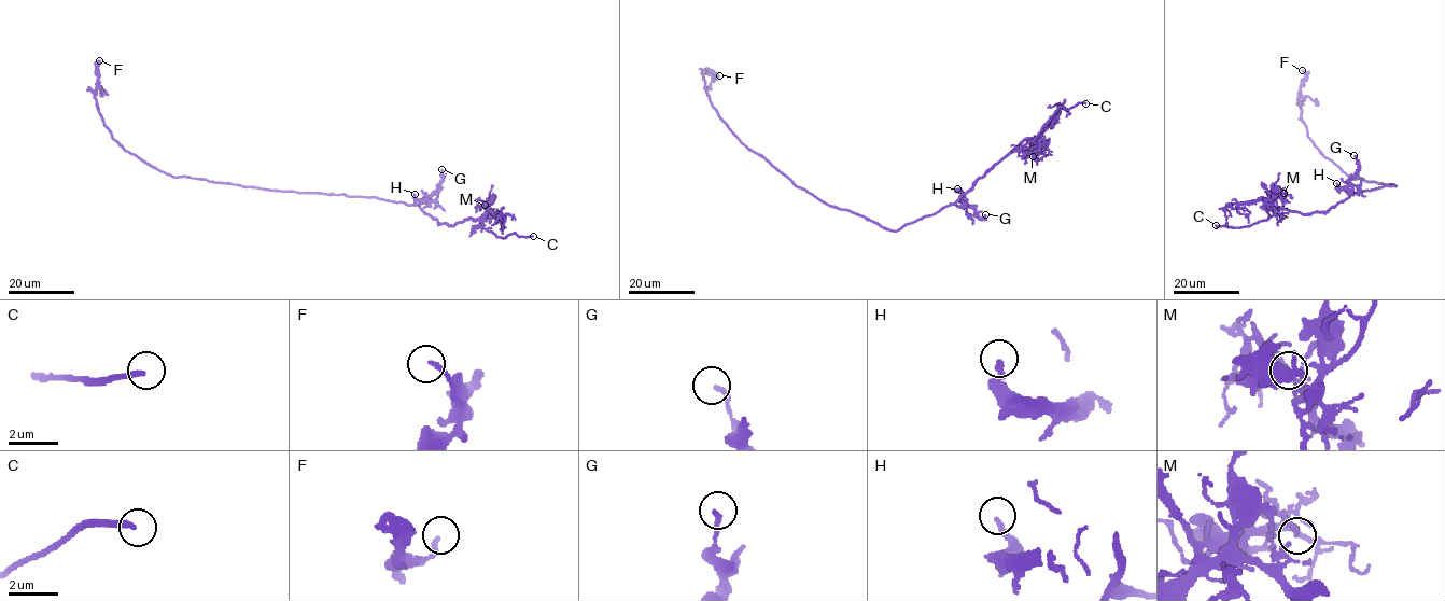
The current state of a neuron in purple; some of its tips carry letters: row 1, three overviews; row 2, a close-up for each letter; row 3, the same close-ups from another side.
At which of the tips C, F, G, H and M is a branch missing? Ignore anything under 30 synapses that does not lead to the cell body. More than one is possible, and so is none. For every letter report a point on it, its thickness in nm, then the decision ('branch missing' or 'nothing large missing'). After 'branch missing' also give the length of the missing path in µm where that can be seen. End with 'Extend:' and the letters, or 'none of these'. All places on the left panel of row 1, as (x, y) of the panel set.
C: place (533, 236); calibre 220 nm; branch missing; missing 30 µm
F: place (99, 60); calibre 170 nm; nothing large missing
G: place (442, 169); calibre 200 nm; nothing large missing
H: place (415, 194); calibre 200 nm; nothing large missing
M: place (485, 205); calibre 130 nm; nothing large missing
Extend: C

